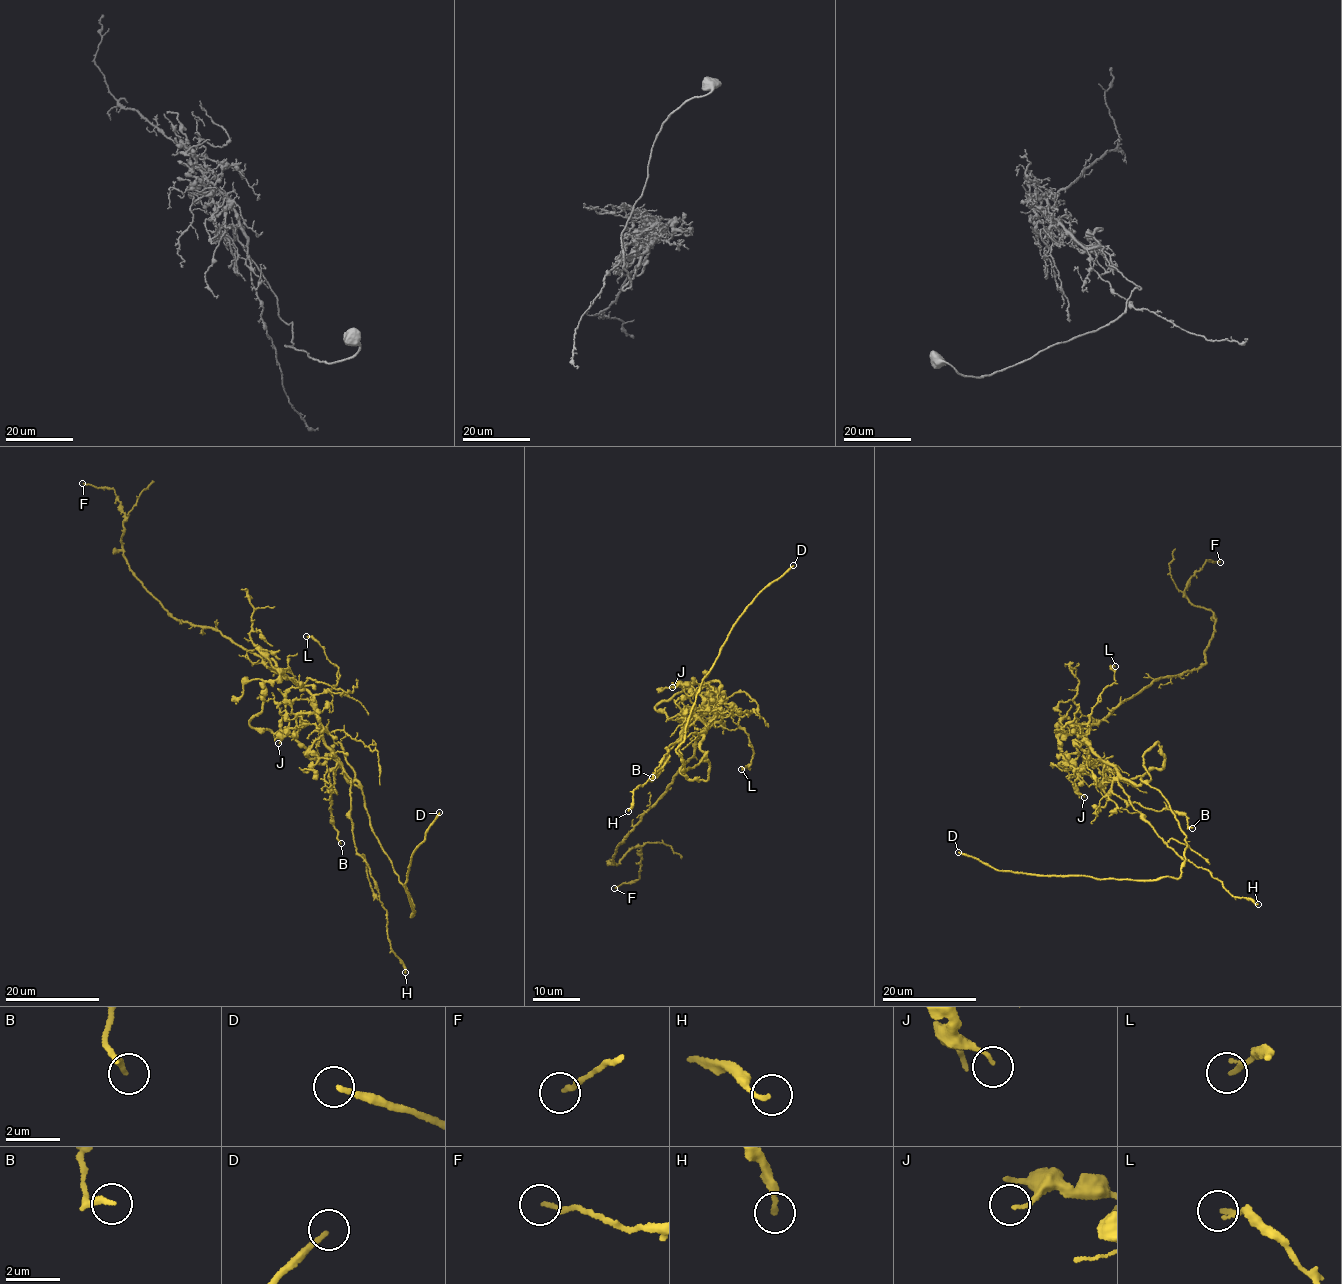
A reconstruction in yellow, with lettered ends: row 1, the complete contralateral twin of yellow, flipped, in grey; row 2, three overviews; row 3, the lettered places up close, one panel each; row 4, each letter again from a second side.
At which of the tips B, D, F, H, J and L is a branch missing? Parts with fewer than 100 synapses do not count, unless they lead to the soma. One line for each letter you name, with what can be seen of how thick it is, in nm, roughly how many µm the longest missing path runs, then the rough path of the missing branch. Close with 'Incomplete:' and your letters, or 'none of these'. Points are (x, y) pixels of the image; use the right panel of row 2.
D: calibre 180 nm; missing 50 µm
Incomplete: D

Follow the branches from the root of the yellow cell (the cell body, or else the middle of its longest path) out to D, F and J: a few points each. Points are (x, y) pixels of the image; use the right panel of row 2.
D: (1092, 750), (1166, 801), (1187, 846), (1179, 878), (1034, 875), (996, 870), (958, 852)
F: (1092, 750), (1090, 727), (1112, 709), (1205, 662), (1213, 613), (1184, 589), (1205, 561), (1220, 562)
J: (1092, 750), (1099, 759), (1073, 768), (1060, 763), (1076, 775), (1074, 782), (1084, 797)

